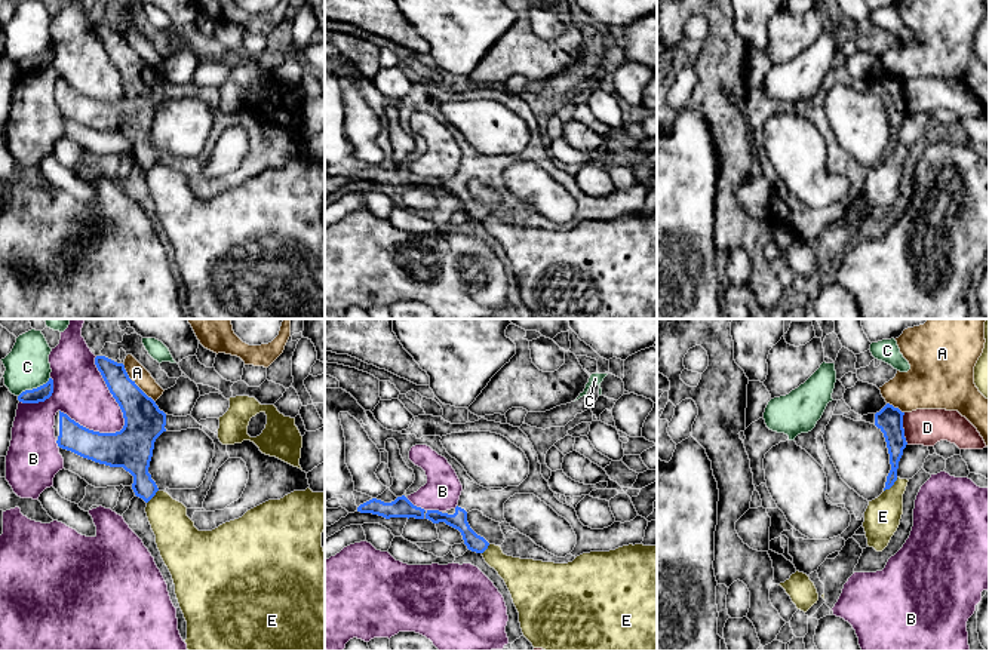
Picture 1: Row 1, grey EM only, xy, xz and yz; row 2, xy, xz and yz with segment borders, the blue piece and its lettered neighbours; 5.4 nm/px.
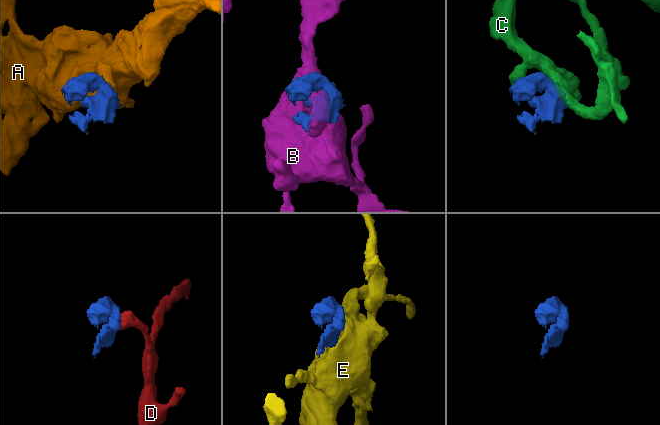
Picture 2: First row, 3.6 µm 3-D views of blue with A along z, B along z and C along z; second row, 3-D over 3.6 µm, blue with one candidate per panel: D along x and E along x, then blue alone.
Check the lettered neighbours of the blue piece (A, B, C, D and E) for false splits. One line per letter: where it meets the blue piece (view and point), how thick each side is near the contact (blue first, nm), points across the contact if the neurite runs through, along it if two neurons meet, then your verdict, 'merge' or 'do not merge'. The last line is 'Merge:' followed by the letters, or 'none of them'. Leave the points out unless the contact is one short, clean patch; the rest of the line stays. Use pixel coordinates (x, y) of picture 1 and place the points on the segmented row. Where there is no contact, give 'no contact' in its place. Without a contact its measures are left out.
A: contact xy (134, 383); calibres 220 and 100 nm; border xy (122, 364), (126, 374), (154, 402); do not merge
B: contact xy (113, 396); calibres 220 and 280 nm; do not merge
C: contact xy (34, 389); calibres 80 and 240 nm; do not merge
D: contact yz (903, 429); calibres 140 and 200 nm; border yz (903, 412), (903, 436), (908, 444); do not merge
E: contact yz (891, 485); calibres 110 and 190 nm; border yz (897, 478), (884, 491); do not merge
Merge: none of them

